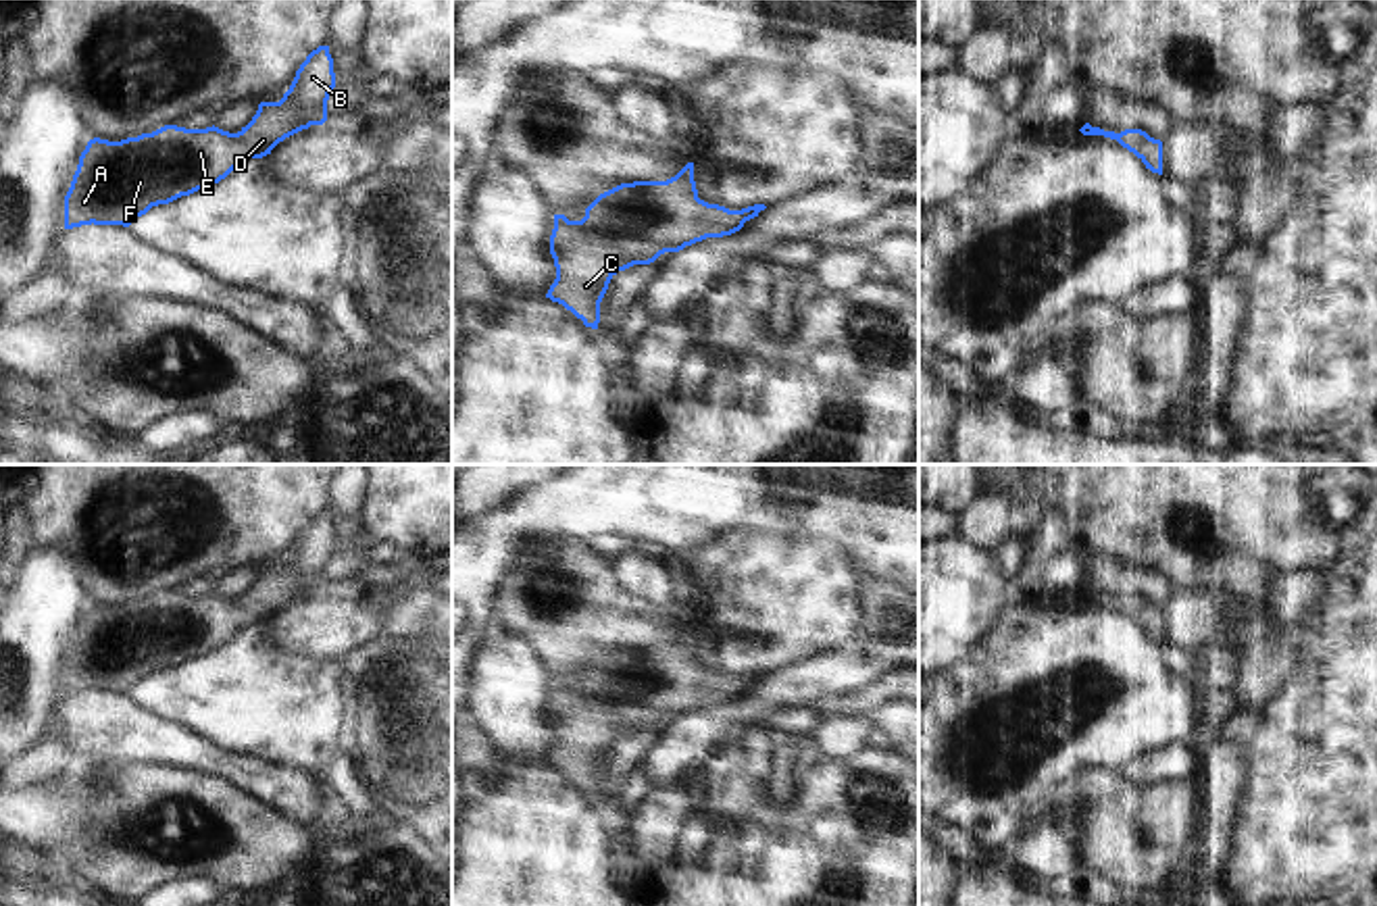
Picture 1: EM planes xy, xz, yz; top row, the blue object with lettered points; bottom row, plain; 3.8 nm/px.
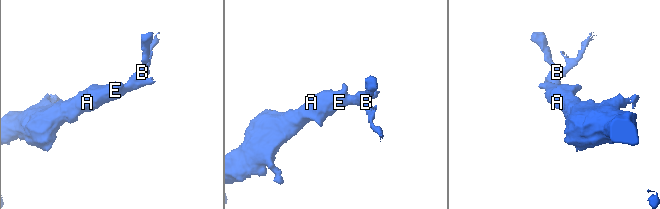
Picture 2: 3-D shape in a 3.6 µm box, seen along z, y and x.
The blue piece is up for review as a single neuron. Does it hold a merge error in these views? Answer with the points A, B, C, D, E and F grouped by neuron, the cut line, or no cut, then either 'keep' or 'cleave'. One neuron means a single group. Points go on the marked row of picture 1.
A B C D E F | no cut | keep

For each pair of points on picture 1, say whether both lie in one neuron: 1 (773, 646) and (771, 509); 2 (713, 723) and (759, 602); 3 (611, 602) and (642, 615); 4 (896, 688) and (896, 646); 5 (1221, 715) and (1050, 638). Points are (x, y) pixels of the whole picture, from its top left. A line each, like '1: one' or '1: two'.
1: two
2: two
3: one
4: two
5: two

